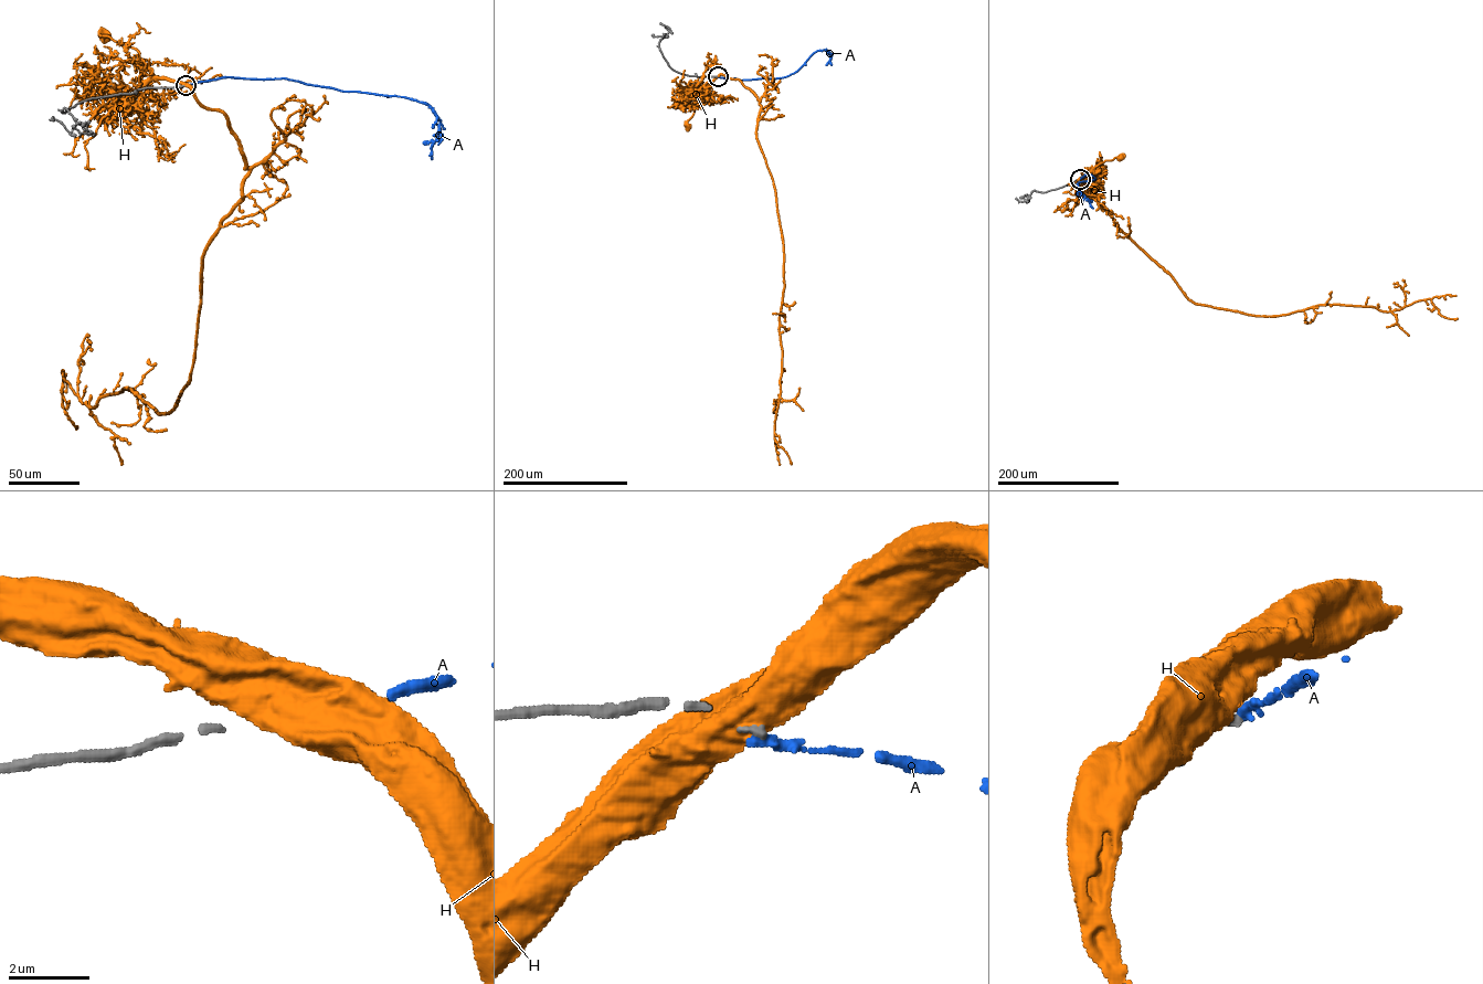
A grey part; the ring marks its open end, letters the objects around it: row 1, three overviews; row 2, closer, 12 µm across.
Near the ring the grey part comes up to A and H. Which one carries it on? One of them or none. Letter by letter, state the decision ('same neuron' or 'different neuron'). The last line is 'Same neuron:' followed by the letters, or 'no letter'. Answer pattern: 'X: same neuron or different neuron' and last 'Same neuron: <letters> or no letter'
A: different neuron
H: different neuron
Same neuron: no letter

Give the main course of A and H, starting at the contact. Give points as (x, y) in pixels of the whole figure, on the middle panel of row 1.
A: (718, 76), (742, 80), (782, 77), (796, 72), (815, 52), (824, 50), (828, 51), (832, 65)
H: (718, 76), (699, 95), (688, 126)

